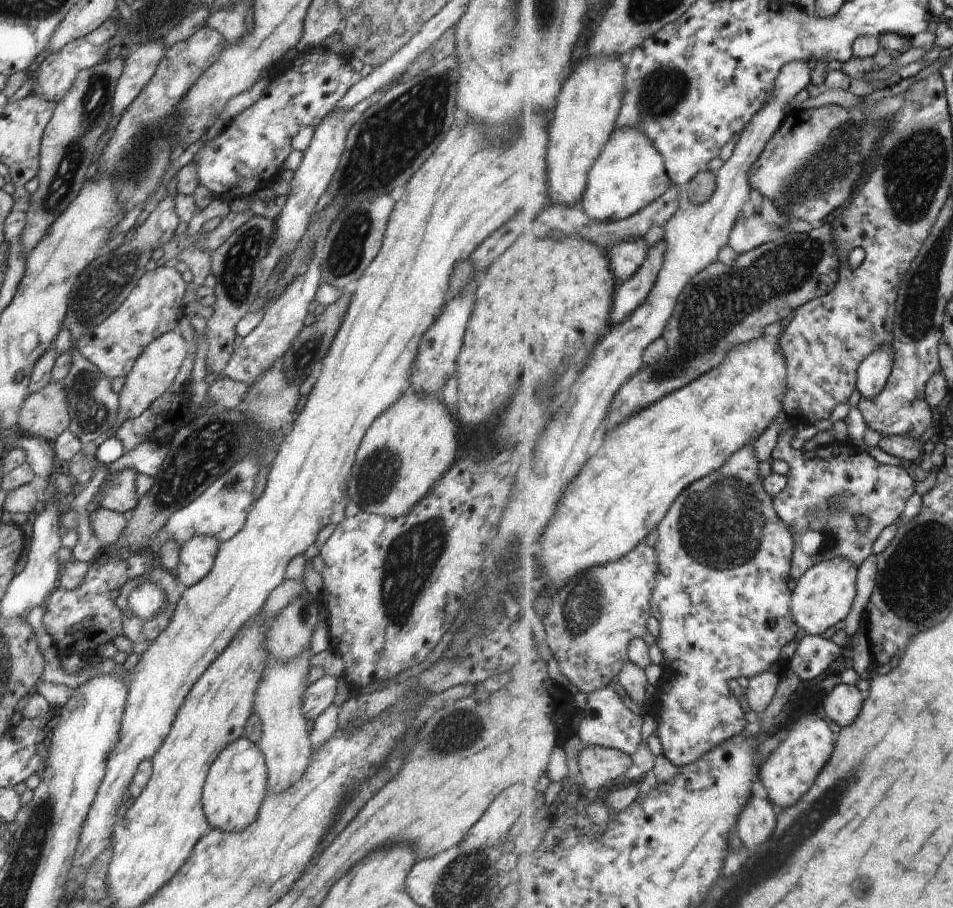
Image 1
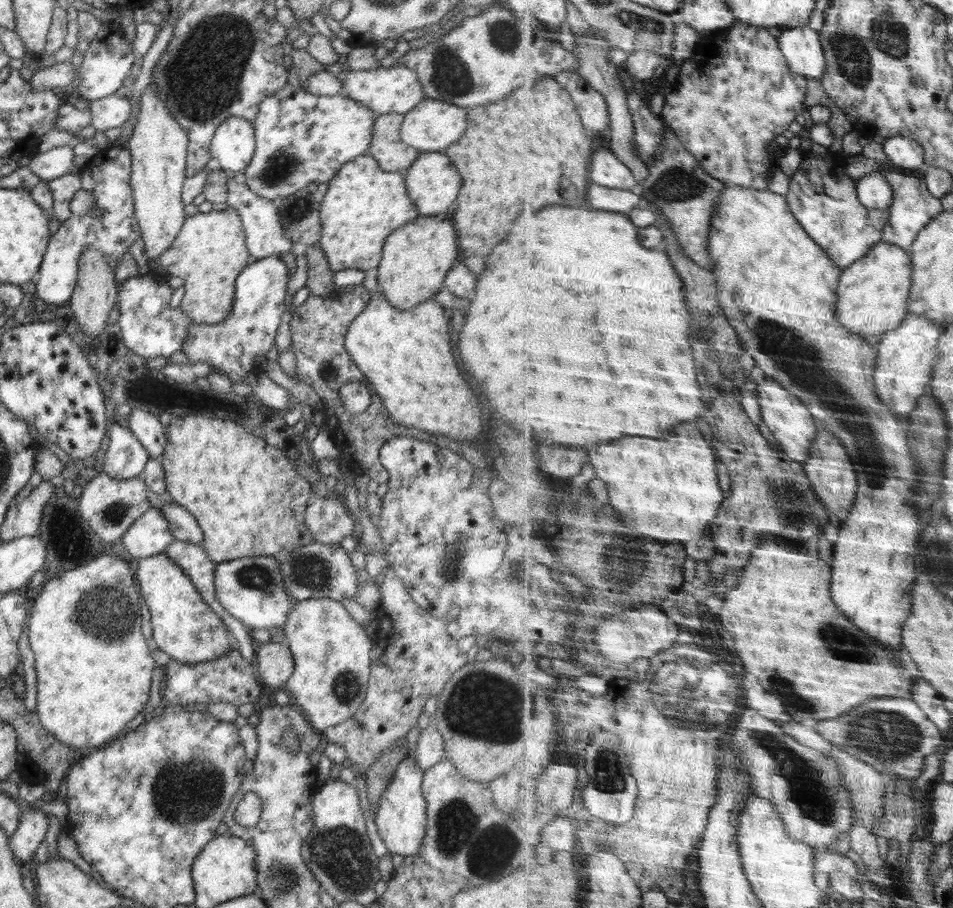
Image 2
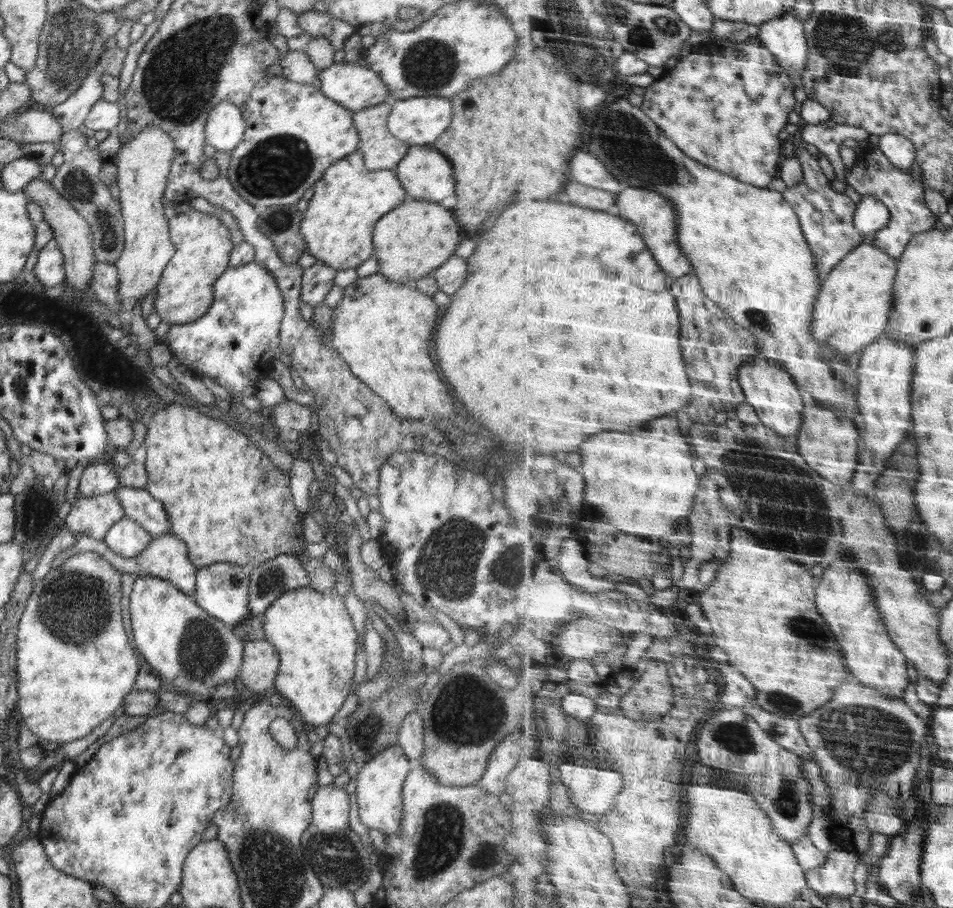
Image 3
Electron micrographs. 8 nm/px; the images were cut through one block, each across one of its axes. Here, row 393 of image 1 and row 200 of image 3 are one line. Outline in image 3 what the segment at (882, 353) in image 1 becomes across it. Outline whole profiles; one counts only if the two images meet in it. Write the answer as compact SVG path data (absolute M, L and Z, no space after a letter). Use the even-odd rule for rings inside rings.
M866 195L859 202L855 223L862 233L874 236L876 232L890 224L891 218L890 208L880 197Z

